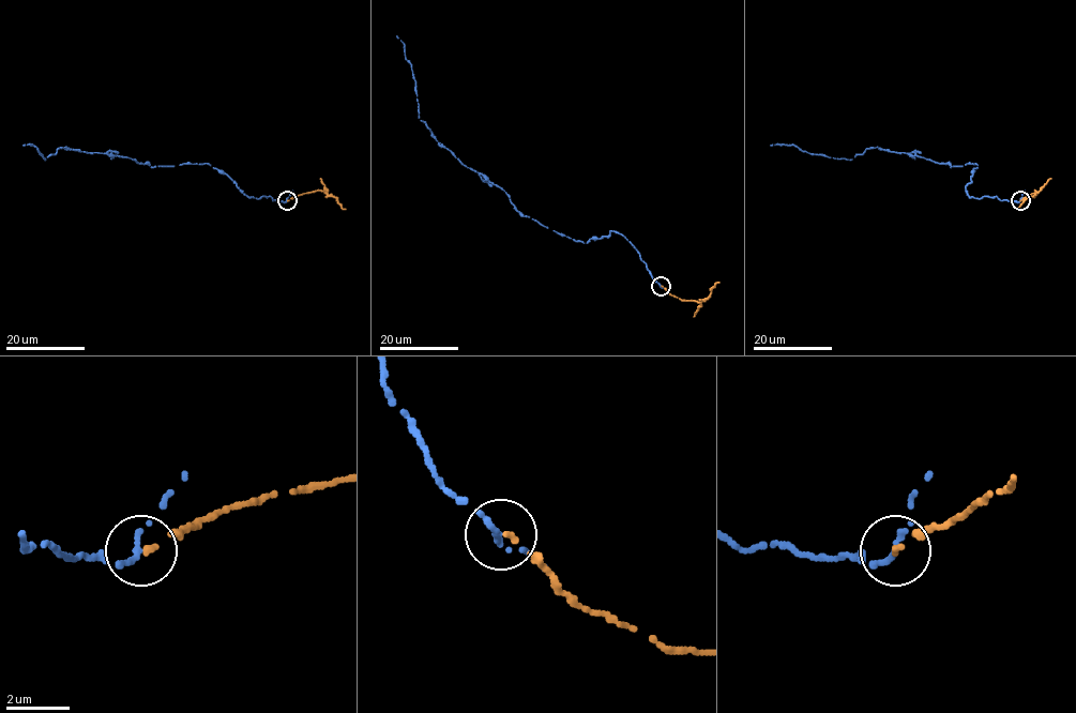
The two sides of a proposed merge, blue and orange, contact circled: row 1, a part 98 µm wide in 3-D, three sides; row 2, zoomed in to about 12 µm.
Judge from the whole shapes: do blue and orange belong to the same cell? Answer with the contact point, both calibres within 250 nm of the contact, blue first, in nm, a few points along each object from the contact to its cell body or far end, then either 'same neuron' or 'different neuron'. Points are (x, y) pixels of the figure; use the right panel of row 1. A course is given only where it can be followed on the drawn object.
place (1020, 200); calibres 260 and 160 nm; course blue (1020, 200), (968, 196), (966, 186), (975, 163), (951, 167), (880, 148), (838, 158), (792, 145), (770, 146); course orange (1020, 200), (1036, 192), (1016, 209); different neuron

